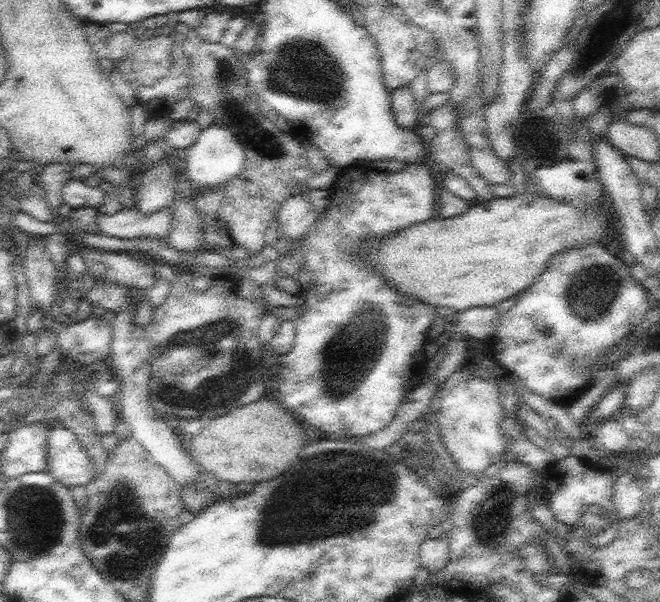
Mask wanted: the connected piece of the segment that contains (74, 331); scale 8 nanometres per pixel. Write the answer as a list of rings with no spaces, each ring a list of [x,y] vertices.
[[[103,316],[70,322],[59,327],[56,336],[62,357],[67,355],[84,365],[98,360],[111,362],[111,324]]]

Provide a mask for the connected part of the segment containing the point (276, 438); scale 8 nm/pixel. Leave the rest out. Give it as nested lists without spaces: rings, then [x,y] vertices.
[[[262,398],[244,408],[228,412],[203,426],[191,439],[192,458],[201,468],[211,472],[218,481],[226,480],[241,487],[270,480],[286,472],[300,456],[306,440],[307,426],[292,416],[281,402]]]

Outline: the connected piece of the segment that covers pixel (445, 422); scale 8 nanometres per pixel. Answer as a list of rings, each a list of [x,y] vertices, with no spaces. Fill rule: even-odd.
[[[469,366],[453,372],[442,385],[440,394],[440,409],[437,423],[440,426],[440,438],[446,450],[452,455],[452,460],[465,474],[473,475],[476,479],[483,478],[484,470],[498,461],[504,460],[510,452],[507,452],[507,436],[502,430],[501,424],[505,419],[502,412],[501,390],[494,383],[490,383],[481,377],[481,371],[477,374],[471,372]]]

